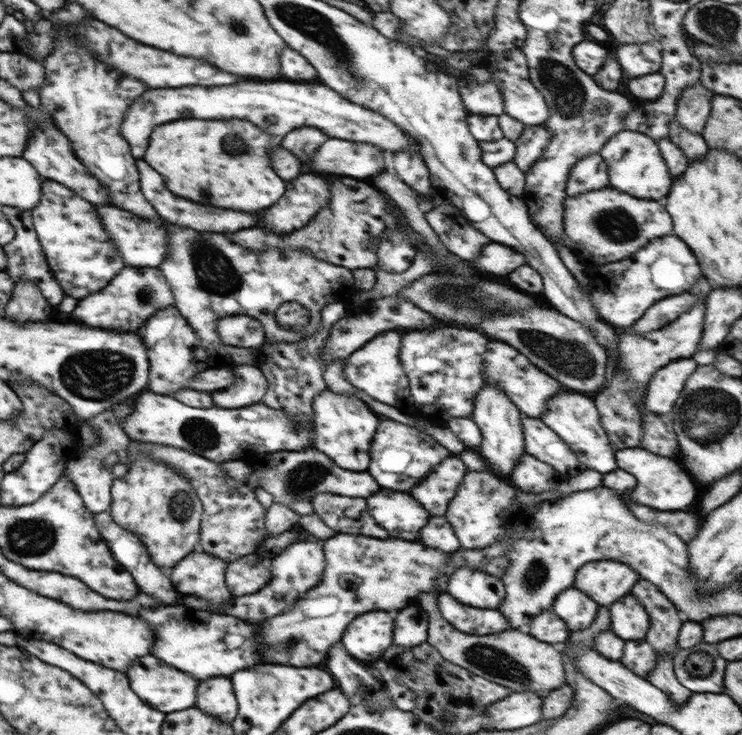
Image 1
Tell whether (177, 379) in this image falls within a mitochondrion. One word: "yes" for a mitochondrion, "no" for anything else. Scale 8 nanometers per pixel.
no

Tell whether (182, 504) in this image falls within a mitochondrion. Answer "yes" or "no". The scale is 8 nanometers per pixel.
yes

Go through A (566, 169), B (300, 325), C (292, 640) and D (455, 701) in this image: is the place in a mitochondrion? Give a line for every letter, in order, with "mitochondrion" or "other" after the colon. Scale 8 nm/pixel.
A: other
B: other
C: mitochondrion
D: other

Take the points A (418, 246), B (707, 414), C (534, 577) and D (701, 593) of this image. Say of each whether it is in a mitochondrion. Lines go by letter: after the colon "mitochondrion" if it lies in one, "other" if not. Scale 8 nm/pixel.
A: other
B: mitochondrion
C: mitochondrion
D: other

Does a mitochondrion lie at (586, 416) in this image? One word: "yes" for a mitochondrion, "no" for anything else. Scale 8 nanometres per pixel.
no

